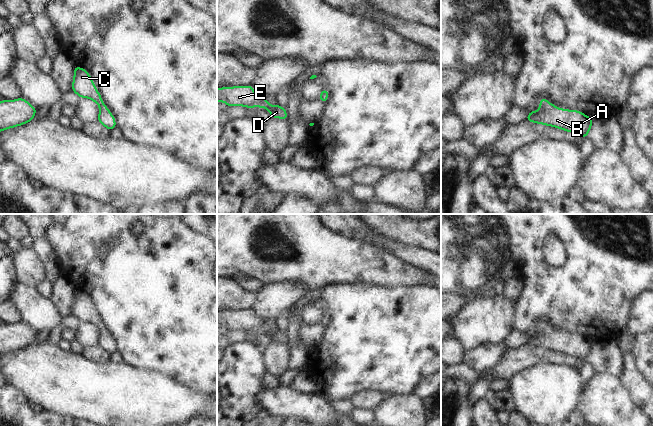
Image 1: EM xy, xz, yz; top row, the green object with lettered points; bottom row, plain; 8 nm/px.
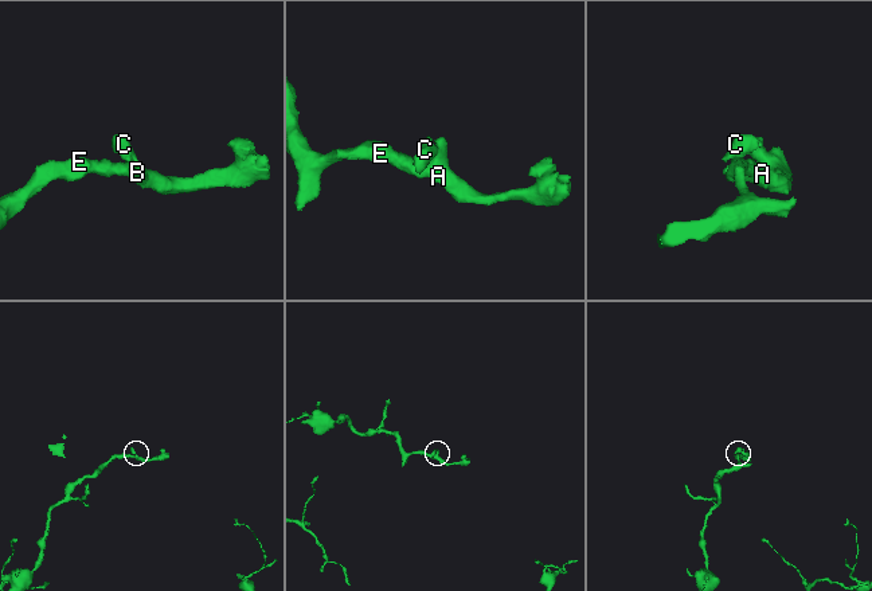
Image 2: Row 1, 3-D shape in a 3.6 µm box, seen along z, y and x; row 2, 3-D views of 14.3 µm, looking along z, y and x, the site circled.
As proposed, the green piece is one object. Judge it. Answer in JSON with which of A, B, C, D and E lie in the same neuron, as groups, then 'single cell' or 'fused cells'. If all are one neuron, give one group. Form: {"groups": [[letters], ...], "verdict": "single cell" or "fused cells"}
{"groups": [["A", "B", "C", "D", "E"]], "verdict": "single cell"}

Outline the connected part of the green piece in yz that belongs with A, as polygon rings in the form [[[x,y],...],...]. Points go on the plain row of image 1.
[[[545,321],[539,325],[539,329],[537,335],[530,335],[526,341],[527,345],[572,356],[583,363],[587,362],[592,351],[592,341],[578,334],[558,332]]]

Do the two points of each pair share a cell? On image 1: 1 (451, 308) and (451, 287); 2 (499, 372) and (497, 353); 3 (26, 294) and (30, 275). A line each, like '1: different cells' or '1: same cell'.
1: different cells
2: different cells
3: different cells

